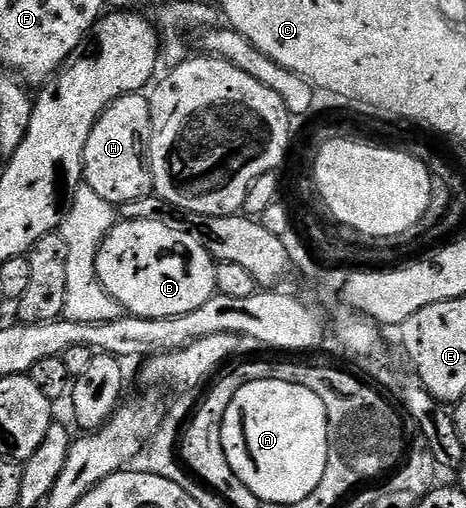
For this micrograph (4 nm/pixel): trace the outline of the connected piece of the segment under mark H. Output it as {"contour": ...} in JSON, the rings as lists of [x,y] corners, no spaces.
{"contour":[[[139,92],[117,98],[98,118],[97,124],[95,124],[88,136],[88,144],[84,148],[84,160],[82,161],[85,185],[90,186],[92,192],[104,196],[104,200],[108,200],[115,208],[121,208],[124,203],[132,200],[151,197],[154,194],[154,177],[150,171],[150,163],[148,161],[149,136],[149,97],[145,93]]]}

